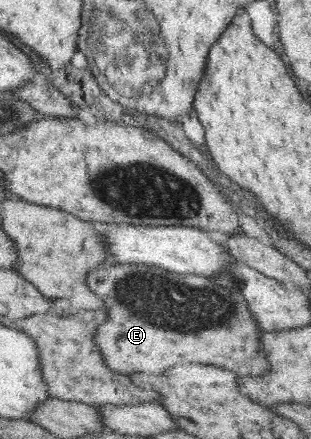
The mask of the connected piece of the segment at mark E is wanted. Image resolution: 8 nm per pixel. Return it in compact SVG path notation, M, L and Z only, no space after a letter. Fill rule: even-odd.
M107 260L95 268L90 284L105 299L108 320L98 327L95 343L105 362L119 374L152 373L160 375L177 365L219 366L238 375L259 377L268 373L268 359L261 341L260 327L248 308L248 301L236 291L225 289L211 279L195 274L171 273L170 270L145 264L124 264Z

